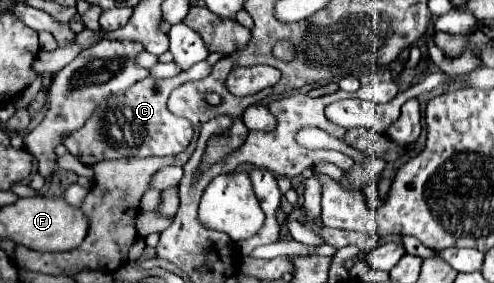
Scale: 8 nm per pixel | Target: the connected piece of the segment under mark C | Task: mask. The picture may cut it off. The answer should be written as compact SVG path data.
M208 61L196 63L192 69L182 71L172 79L144 79L132 85L114 97L108 97L106 103L90 115L82 129L74 133L64 133L62 143L68 153L72 153L80 163L94 165L106 159L126 159L126 157L150 157L150 155L176 155L190 145L194 135L194 125L190 121L172 115L166 109L166 99L174 87L186 81L198 81L210 75L212 65Z

